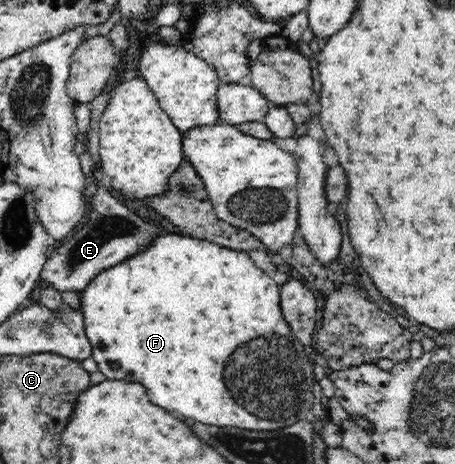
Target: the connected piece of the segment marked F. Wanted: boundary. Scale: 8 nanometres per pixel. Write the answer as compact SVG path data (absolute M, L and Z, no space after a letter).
M160 230L148 245L144 245L131 256L125 257L120 263L112 264L112 267L97 273L78 295L85 334L91 343L91 358L97 363L97 370L106 376L106 380L140 382L148 390L148 395L154 399L156 405L166 407L168 411L176 411L186 419L194 419L204 425L234 426L256 431L287 428L294 422L311 419L315 384L320 385L323 395L328 399L335 397L336 386L329 377L324 376L318 382L315 380L315 364L304 352L304 344L294 335L293 329L281 312L279 286L274 282L274 278L272 279L268 273L252 262L248 252L228 249L182 233Z

